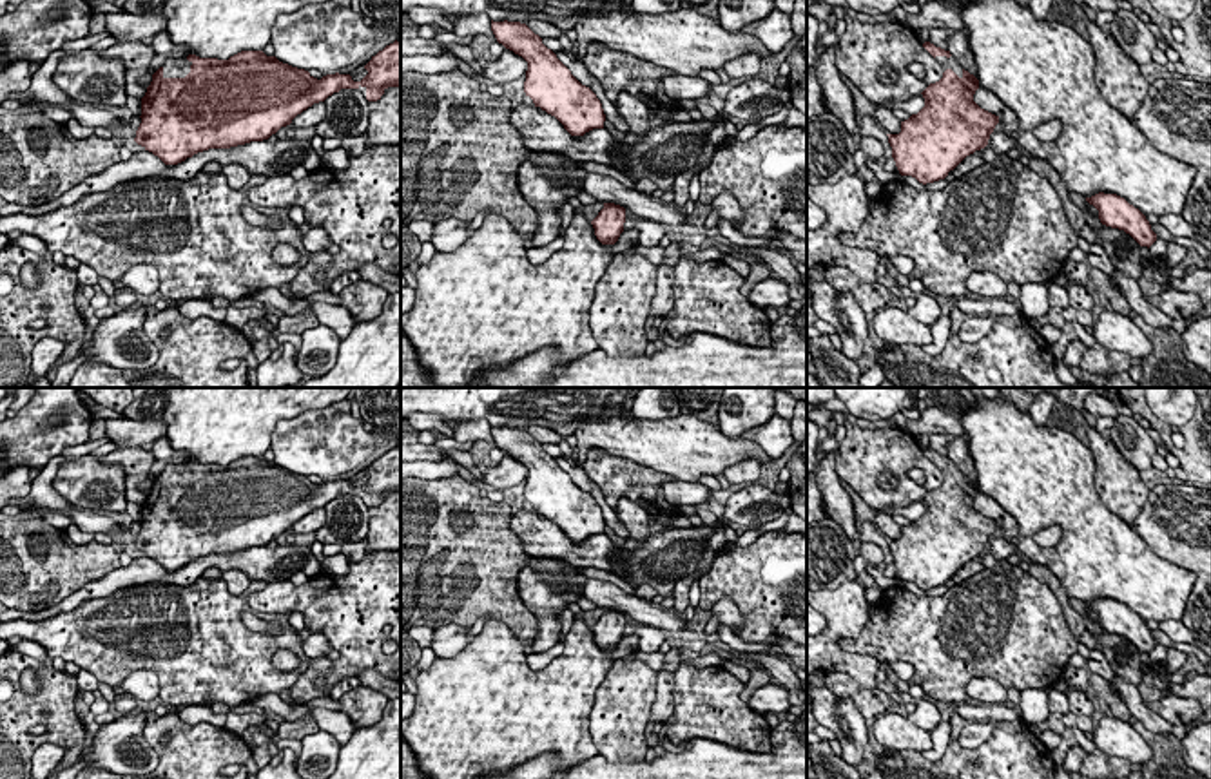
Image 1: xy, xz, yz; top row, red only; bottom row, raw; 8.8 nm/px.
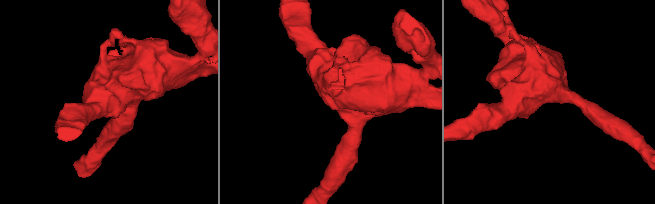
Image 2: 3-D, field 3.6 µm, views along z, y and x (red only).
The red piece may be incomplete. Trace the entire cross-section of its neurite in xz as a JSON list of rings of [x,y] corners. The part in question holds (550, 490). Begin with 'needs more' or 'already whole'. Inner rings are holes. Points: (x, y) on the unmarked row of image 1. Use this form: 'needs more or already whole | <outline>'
already whole | [[[493,428],[499,449],[528,467],[524,498],[547,520],[555,522],[571,542],[604,534],[606,520],[596,500],[582,491],[557,460],[526,429]]]

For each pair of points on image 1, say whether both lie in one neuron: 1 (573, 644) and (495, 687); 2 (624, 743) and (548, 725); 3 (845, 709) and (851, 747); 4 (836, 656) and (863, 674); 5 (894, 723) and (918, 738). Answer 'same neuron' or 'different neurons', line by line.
1: same neuron
2: different neurons
3: same neuron
4: same neuron
5: same neuron

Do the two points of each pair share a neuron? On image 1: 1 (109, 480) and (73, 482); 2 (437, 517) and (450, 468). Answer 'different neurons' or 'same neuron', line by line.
1: same neuron
2: different neurons

